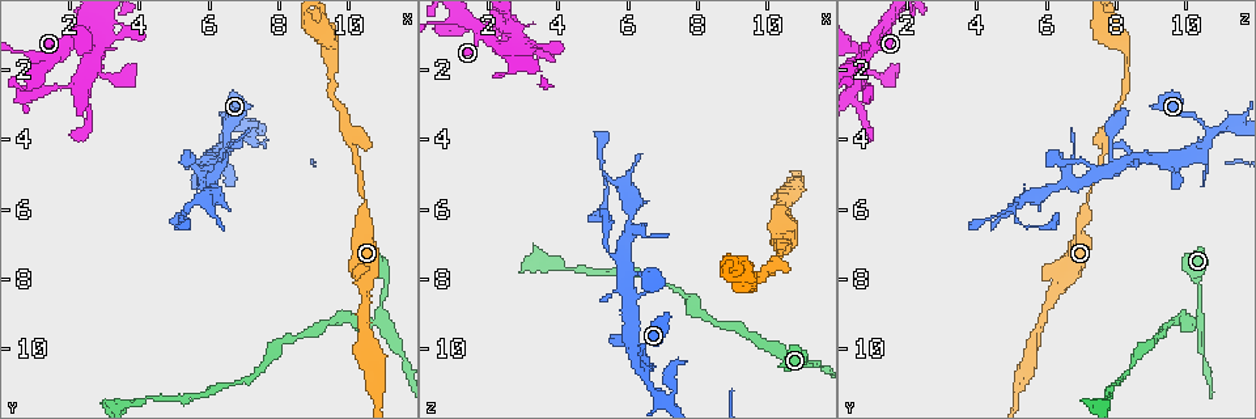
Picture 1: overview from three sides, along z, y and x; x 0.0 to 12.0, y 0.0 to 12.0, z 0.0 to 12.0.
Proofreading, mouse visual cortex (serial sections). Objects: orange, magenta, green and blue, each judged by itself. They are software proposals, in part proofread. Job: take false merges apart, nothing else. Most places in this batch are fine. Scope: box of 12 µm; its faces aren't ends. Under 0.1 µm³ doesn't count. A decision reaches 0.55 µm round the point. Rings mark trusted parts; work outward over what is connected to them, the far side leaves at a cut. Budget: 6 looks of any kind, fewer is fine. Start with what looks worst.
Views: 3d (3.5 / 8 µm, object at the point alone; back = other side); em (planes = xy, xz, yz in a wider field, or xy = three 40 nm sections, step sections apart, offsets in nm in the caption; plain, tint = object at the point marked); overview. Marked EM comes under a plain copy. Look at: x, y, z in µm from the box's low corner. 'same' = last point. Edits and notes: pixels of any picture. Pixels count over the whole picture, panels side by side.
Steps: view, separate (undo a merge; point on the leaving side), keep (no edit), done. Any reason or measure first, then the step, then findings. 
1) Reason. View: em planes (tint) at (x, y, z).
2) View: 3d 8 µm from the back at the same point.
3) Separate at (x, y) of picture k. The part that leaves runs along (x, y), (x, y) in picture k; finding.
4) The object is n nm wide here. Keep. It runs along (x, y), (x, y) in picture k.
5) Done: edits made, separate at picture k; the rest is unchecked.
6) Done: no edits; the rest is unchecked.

Thin arm on a thick one. View: 3d 8 µm at (7.1, 3.6, 11.4).

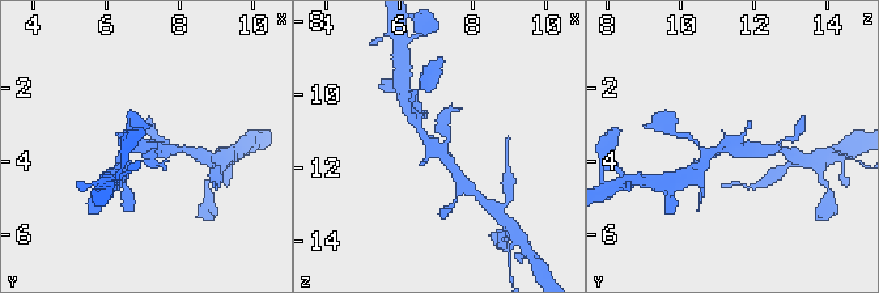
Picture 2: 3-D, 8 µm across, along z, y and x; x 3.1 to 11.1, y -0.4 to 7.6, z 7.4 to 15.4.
View: em xy step 1 (tint) at (7.0, 3.6, 11.4).

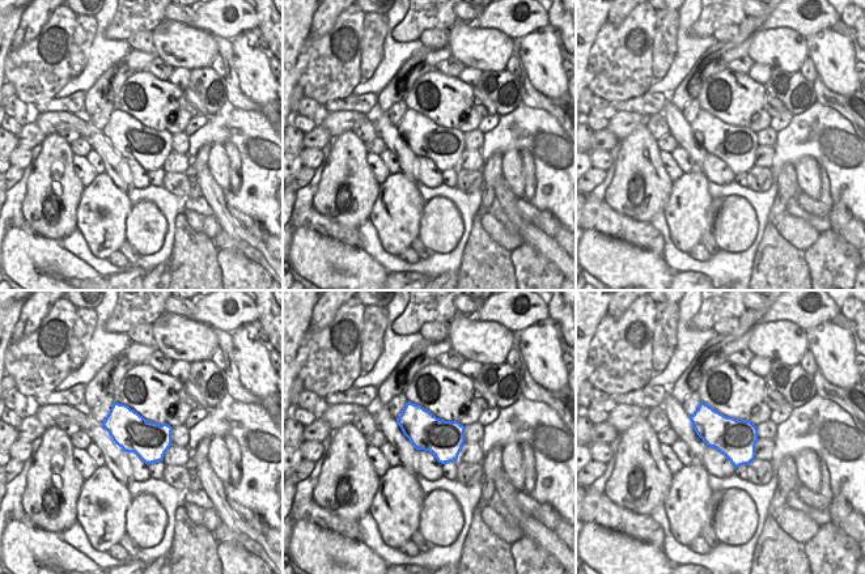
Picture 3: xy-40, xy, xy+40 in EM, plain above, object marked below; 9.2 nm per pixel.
The object is 360 nm wide here. Keep. It runs along (419, 119), (423, 135), (459, 168) in picture 2; continuous, no second cell.

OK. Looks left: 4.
Three arms meet. View: em planes (tint) at (11.0, 9.1, 10.4).

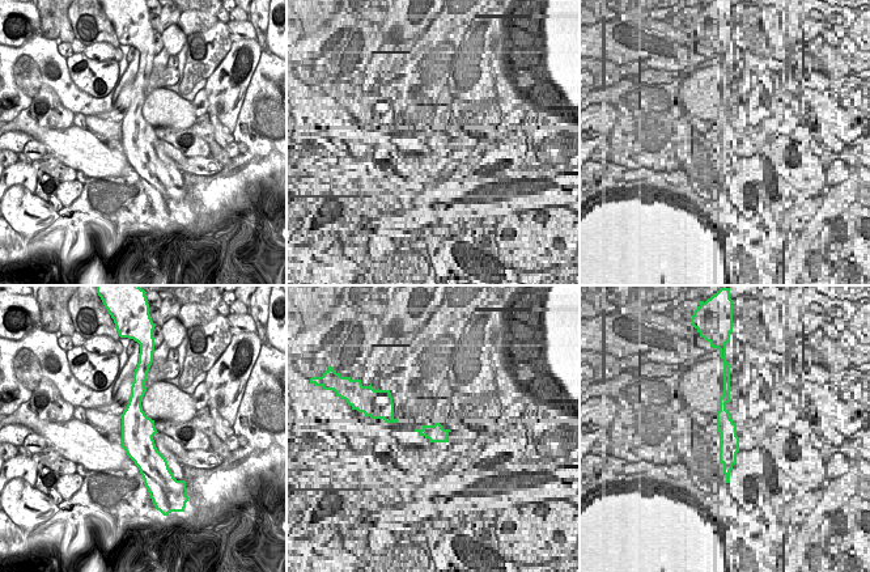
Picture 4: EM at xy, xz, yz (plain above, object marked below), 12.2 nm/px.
See where the arms go. View: 3d 3.5 µm at the same point.

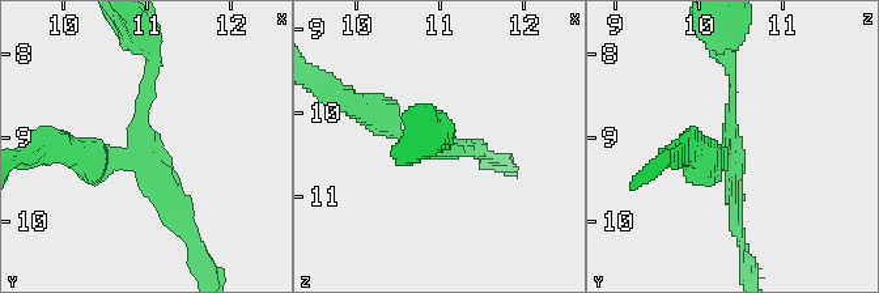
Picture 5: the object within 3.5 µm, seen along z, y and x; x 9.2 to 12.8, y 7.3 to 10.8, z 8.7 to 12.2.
Keep. It runs along (152, 50), (139, 145), (71, 153) in picture 5; one cell here.

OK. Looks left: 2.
Four arms meet. View: 3d 3.5 µm from the back at (6.0, 4.8, 7.9).

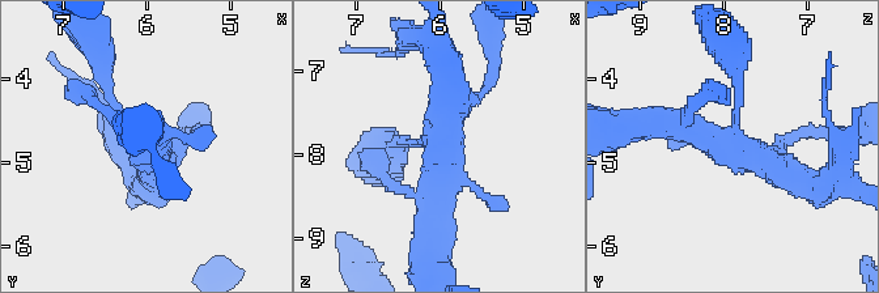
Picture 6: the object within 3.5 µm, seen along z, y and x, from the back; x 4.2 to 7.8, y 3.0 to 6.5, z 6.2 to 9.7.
View: em xy step 1 (tint) at (5.95, 4.80, 7.90).

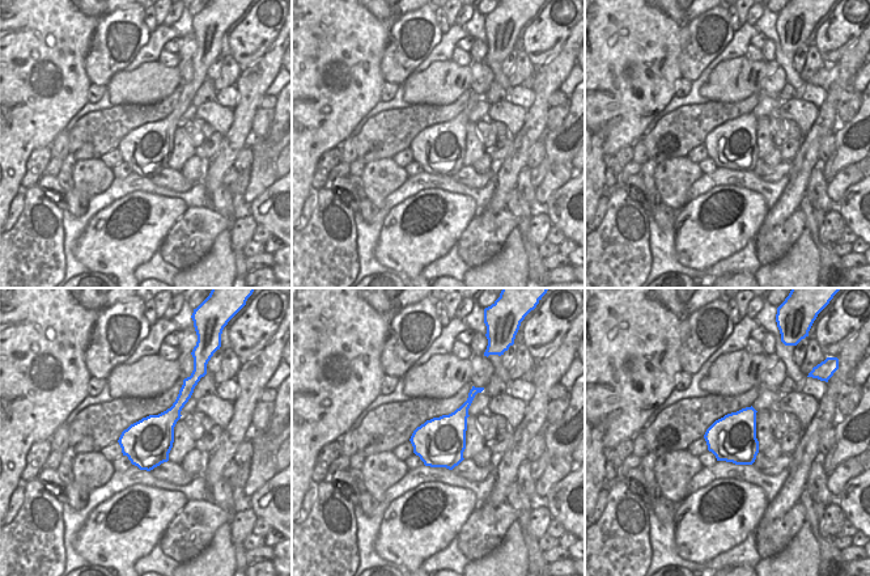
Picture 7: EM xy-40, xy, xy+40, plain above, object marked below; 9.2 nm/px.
Keep. It runs along (655, 124), (692, 128), (806, 185) in picture 6; one cell here.

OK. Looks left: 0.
Done: no edits; the rest is unchecked.

